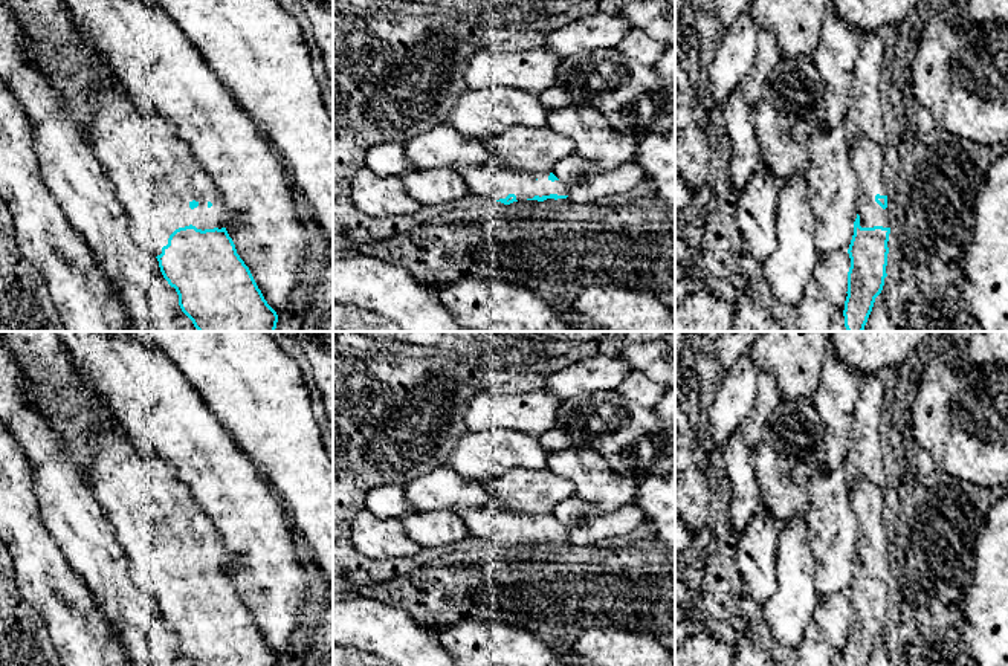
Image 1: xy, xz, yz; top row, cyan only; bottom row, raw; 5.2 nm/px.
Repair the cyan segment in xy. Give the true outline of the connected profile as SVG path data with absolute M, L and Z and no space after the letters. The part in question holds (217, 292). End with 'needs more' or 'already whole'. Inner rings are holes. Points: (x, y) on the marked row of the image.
M3 0L3 3L14 12L26 34L46 46L52 70L69 76L87 93L90 121L84 136L127 212L131 238L157 258L163 278L176 289L179 306L194 327L199 331L275 331L278 315L267 304L249 267L237 254L223 225L225 209L220 194L211 176L191 157L188 144L177 136L176 128L150 107L131 99L118 81L102 75L95 57L76 58L64 50L60 40L76 37L64 0Z; needs more

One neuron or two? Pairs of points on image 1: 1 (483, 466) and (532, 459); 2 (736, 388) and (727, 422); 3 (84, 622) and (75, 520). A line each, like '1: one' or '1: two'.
1: one
2: one
3: two

